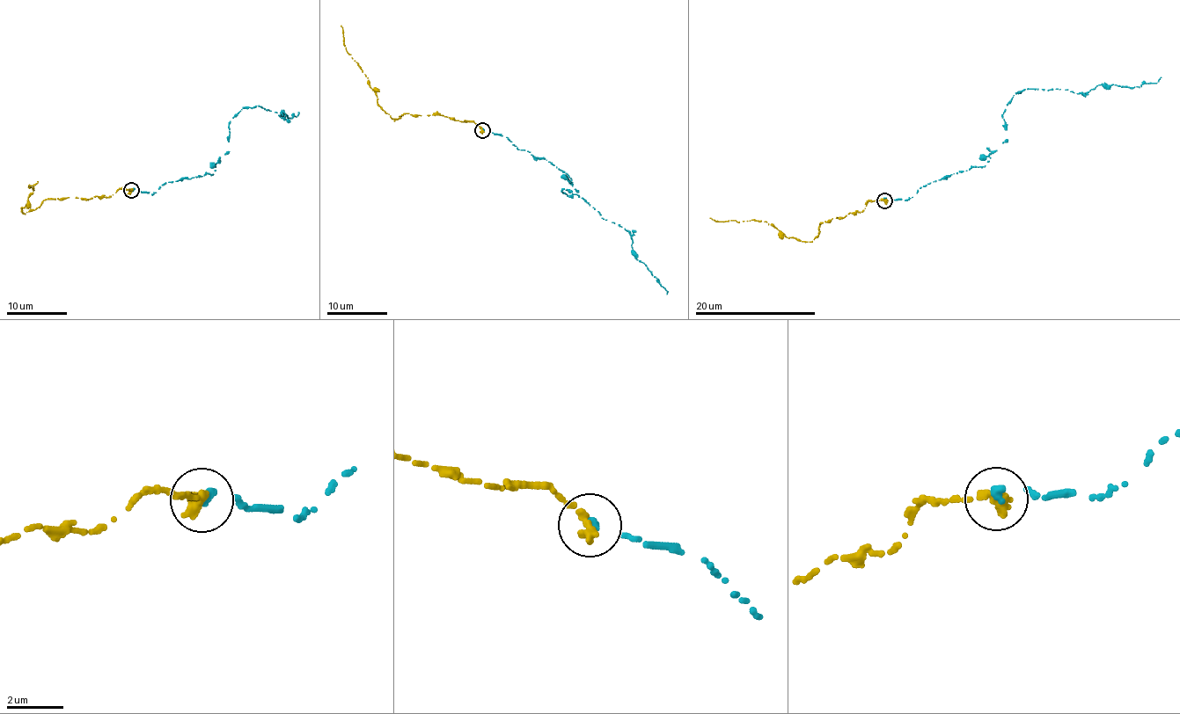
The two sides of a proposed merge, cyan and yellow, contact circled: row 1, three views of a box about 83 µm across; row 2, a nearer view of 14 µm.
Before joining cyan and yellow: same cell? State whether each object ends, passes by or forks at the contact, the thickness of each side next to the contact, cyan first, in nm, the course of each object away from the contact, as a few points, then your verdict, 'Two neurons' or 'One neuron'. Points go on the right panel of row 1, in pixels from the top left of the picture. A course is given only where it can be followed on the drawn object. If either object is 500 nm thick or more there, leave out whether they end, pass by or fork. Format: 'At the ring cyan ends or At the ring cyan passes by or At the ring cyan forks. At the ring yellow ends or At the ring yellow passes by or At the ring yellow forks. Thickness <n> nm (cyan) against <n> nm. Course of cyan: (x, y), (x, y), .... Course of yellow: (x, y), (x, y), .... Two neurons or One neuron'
At the ring cyan ends. At the ring yellow ends. Thickness 280 nm (cyan) against 480 nm. Course of cyan: (885, 200), (909, 200), (927, 183), (983, 167), (1006, 140), (1002, 112), (1024, 89), (1086, 93), (1161, 76). Course of yellow: (885, 200), (868, 200), (864, 210), (819, 222), (812, 241), (786, 236), (765, 221), (710, 217). One neuron

